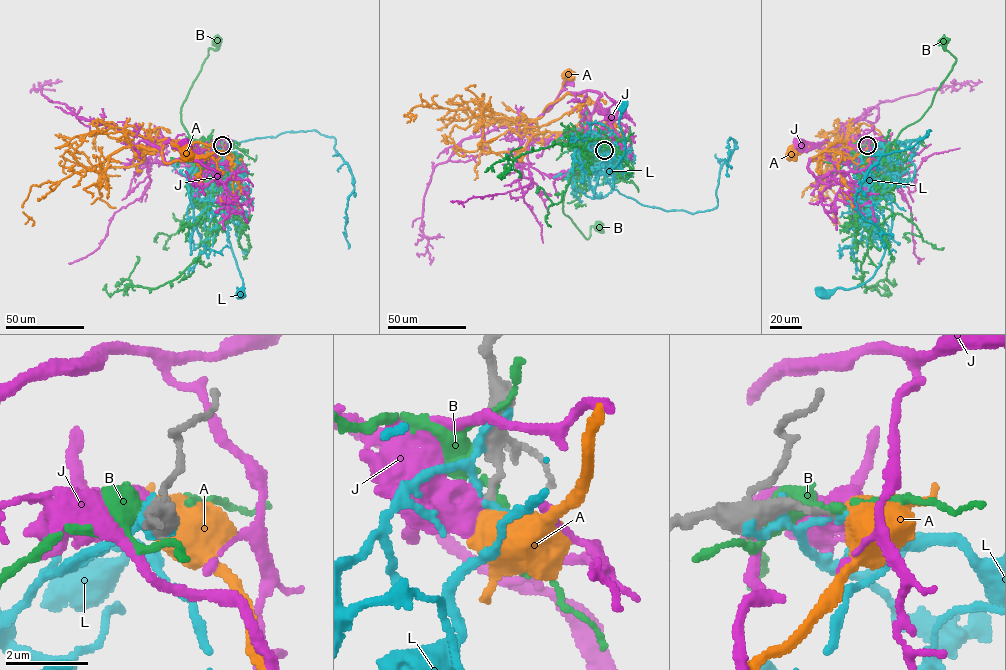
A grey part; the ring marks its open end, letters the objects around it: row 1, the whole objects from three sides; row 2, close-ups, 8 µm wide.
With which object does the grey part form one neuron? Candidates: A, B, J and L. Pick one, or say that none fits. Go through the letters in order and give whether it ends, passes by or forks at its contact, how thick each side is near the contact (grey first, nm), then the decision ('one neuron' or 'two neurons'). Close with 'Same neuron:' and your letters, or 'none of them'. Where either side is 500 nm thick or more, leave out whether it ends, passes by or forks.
A: 190 nm thick on the grey side, 800 nm on the other; two neurons
B: it passes by; 240 nm thick on the grey side, 200 nm on the other; two neurons
J: 200 nm thick on the grey side, 700 nm on the other; two neurons
L: it ends there; 190 nm thick on the grey side, 140 nm on the other; two neurons
Same neuron: none of them

